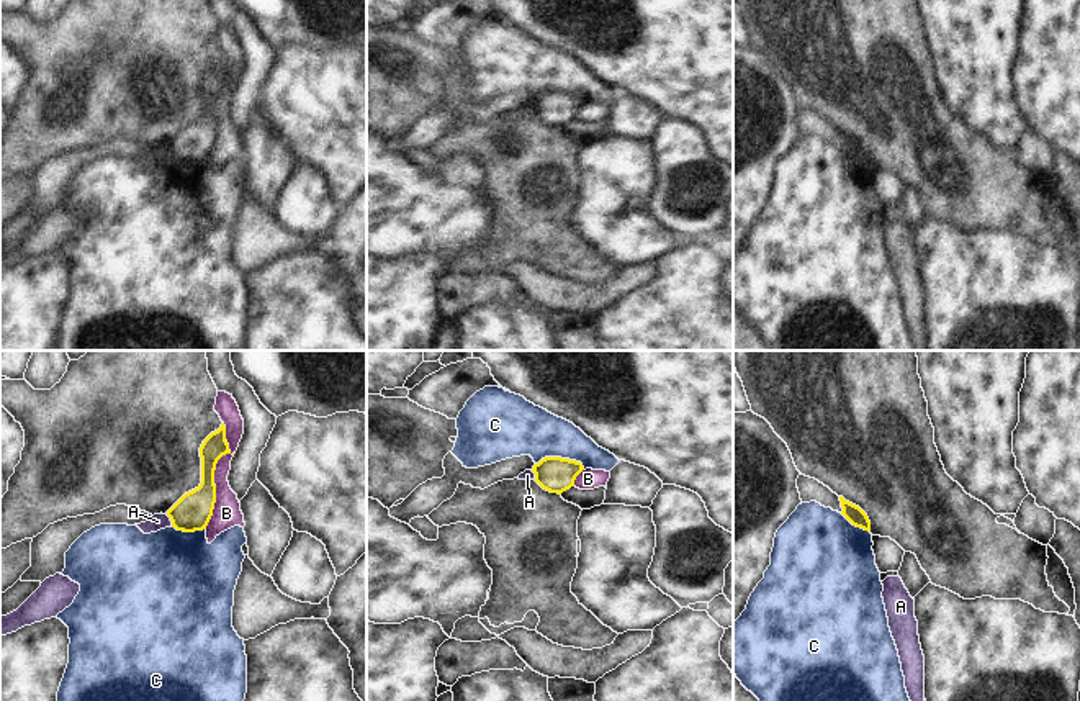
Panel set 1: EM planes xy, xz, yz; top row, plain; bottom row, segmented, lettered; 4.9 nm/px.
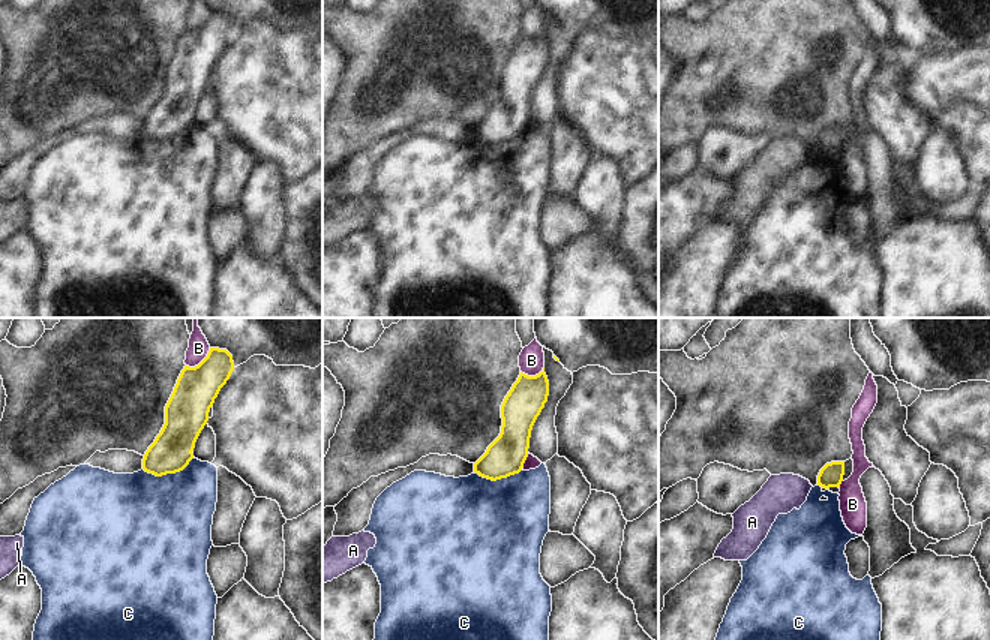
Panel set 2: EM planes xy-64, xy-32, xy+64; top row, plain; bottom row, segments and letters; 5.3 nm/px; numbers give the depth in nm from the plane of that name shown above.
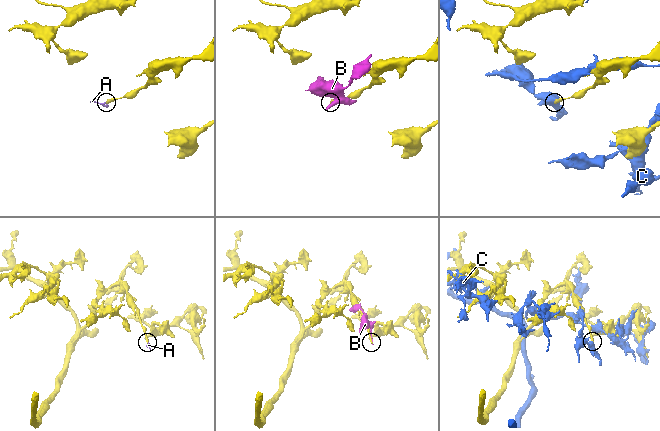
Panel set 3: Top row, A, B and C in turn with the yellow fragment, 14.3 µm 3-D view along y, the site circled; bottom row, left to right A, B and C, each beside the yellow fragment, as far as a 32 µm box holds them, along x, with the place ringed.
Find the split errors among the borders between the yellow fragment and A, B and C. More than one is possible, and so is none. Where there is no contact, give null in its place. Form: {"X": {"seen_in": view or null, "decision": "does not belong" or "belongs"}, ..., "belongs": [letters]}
{"A": {"seen_in": "xy", "decision": "does not belong"}, "B": {"seen_in": "xy", "decision": "does not belong"}, "C": {"seen_in": "xz", "decision": "does not belong"}, "belongs": []}

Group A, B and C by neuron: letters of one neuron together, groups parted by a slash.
A / B / C

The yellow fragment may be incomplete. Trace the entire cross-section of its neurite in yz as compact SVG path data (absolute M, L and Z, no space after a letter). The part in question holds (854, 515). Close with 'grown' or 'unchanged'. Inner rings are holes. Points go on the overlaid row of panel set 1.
M839 496L841 501L841 514L856 527L861 527L864 531L871 532L871 521L867 514L856 504L846 501L843 496Z | unchanged

